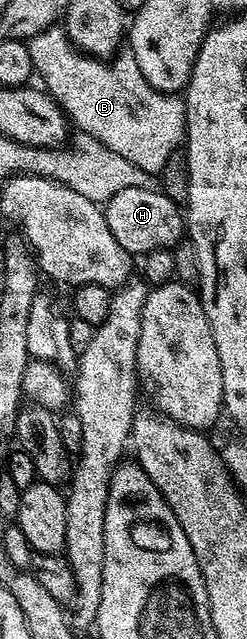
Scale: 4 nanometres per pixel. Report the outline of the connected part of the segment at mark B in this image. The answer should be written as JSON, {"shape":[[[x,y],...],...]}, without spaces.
{"shape":[[[61,27],[45,28],[44,31],[31,36],[29,41],[32,54],[32,66],[41,87],[50,93],[66,114],[67,121],[75,124],[78,132],[86,132],[96,138],[108,150],[116,150],[120,158],[128,158],[140,170],[151,174],[161,173],[161,168],[170,160],[174,151],[183,147],[186,138],[186,101],[181,95],[156,90],[140,74],[140,66],[136,66],[136,58],[129,50],[117,53],[109,62],[102,58],[87,56],[78,51],[66,37]]]}

